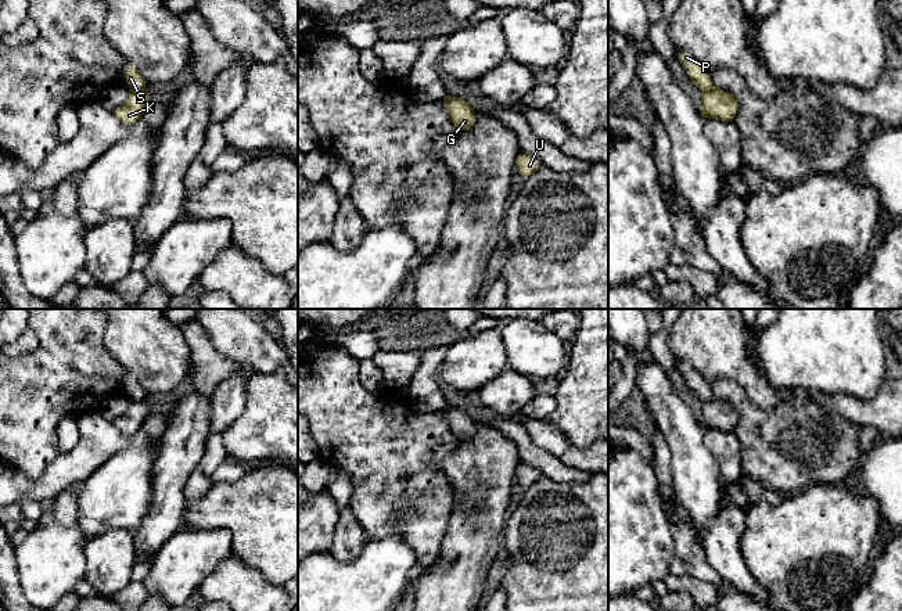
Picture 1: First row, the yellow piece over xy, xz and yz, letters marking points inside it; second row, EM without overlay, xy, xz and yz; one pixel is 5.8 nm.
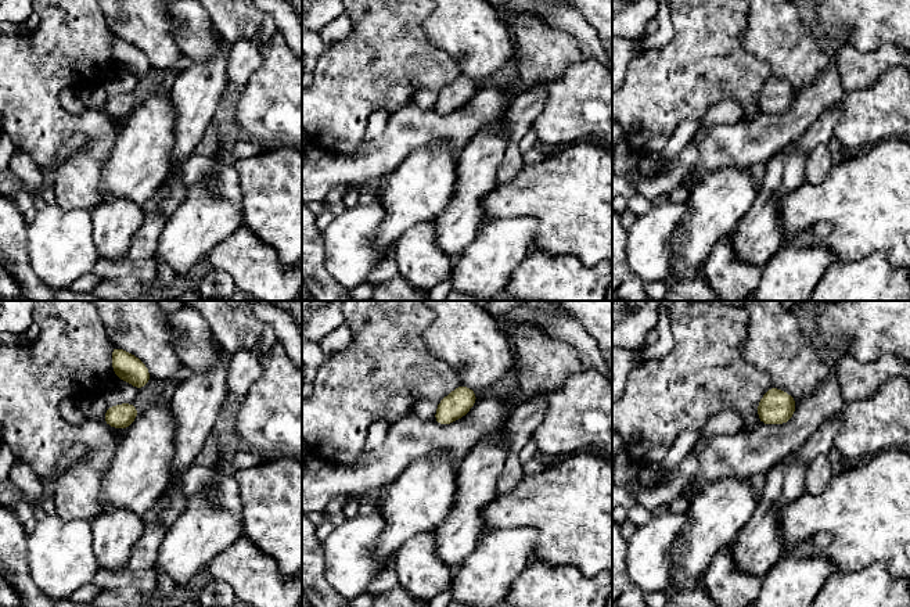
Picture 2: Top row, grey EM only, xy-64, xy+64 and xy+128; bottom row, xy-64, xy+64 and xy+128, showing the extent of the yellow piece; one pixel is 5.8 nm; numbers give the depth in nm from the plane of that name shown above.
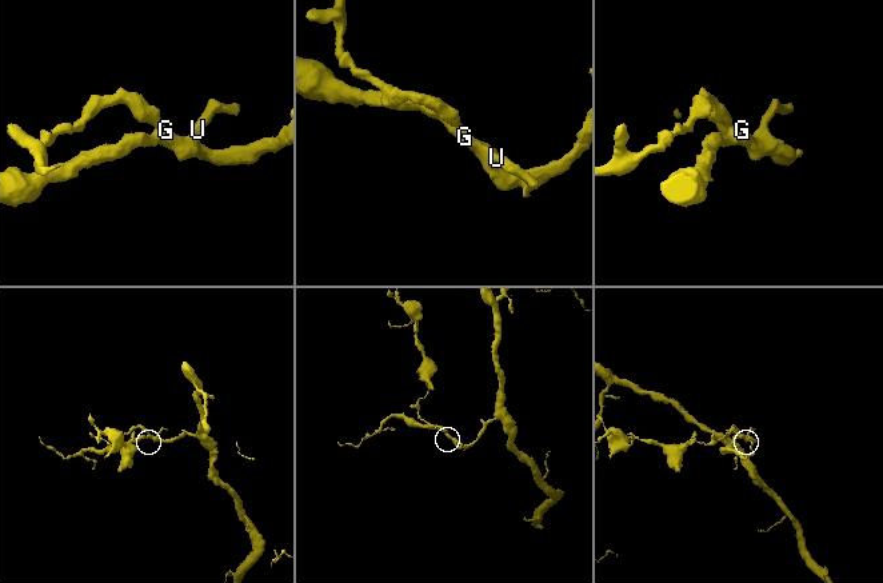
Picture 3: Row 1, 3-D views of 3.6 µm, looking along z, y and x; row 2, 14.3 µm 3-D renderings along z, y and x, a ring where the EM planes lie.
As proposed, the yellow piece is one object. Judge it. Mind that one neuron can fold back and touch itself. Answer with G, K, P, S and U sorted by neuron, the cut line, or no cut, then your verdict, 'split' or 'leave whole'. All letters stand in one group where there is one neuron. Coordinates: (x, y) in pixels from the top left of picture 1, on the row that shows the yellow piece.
groups G K U / P S; cut xy (144, 87), (133, 92); split

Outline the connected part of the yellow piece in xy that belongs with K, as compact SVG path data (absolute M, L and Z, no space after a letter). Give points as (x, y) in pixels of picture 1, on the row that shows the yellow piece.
M144 89L140 91L132 91L129 98L111 112L123 125L133 126L140 119L140 116L150 104L151 104L150 94Z

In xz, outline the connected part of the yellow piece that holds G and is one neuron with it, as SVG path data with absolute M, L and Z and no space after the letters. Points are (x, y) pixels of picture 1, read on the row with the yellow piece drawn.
M445 94L441 100L449 118L459 132L468 132L475 125L475 114L467 100L457 98L456 96Z

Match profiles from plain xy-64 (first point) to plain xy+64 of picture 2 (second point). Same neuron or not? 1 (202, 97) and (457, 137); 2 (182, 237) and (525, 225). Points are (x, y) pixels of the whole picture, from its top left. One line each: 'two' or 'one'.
1: two
2: one

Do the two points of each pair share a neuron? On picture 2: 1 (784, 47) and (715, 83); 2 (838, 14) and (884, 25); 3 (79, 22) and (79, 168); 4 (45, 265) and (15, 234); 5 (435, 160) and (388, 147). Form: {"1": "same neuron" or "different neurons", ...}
{"1": "different neurons", "2": "same neuron", "3": "same neuron", "4": "different neurons", "5": "different neurons"}

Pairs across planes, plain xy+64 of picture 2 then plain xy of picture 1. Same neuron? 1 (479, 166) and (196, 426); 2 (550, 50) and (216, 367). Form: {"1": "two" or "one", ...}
{"1": "one", "2": "one"}

